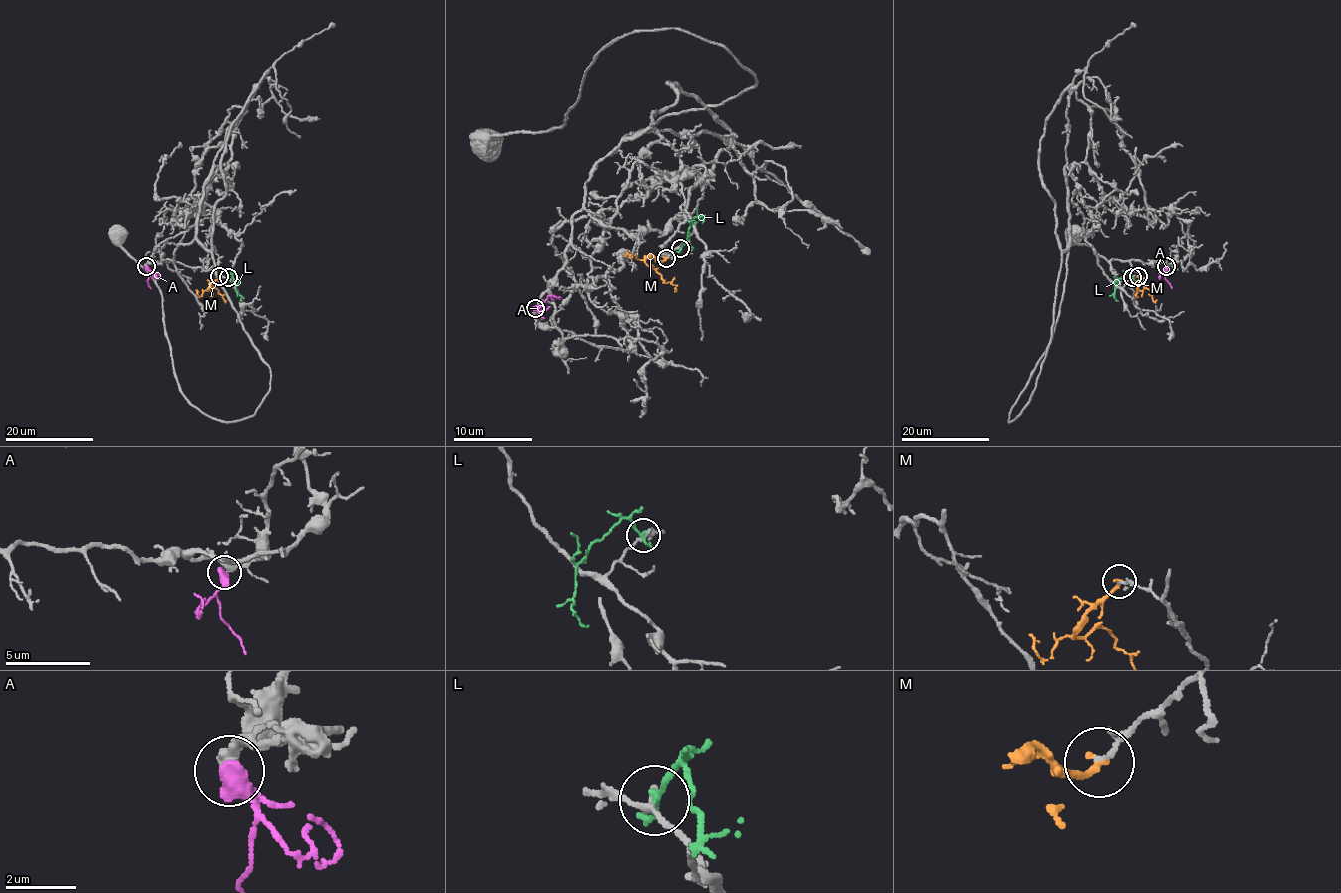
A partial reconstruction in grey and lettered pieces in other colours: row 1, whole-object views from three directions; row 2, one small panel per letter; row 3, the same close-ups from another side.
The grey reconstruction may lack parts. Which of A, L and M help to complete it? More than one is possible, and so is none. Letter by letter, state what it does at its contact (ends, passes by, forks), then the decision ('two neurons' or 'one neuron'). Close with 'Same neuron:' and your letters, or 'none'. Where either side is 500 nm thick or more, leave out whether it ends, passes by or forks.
A: one neuron
L: it ends | two neurons
M: it ends | two neurons
Same neuron: A

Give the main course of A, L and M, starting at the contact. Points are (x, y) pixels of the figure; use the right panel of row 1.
A: (1166, 267), (1164, 275), (1172, 288)
L: (1132, 277), (1126, 272), (1118, 281), (1114, 290), (1118, 301)
M: (1137, 276), (1136, 287), (1140, 290), (1146, 288), (1152, 299), (1156, 300)

